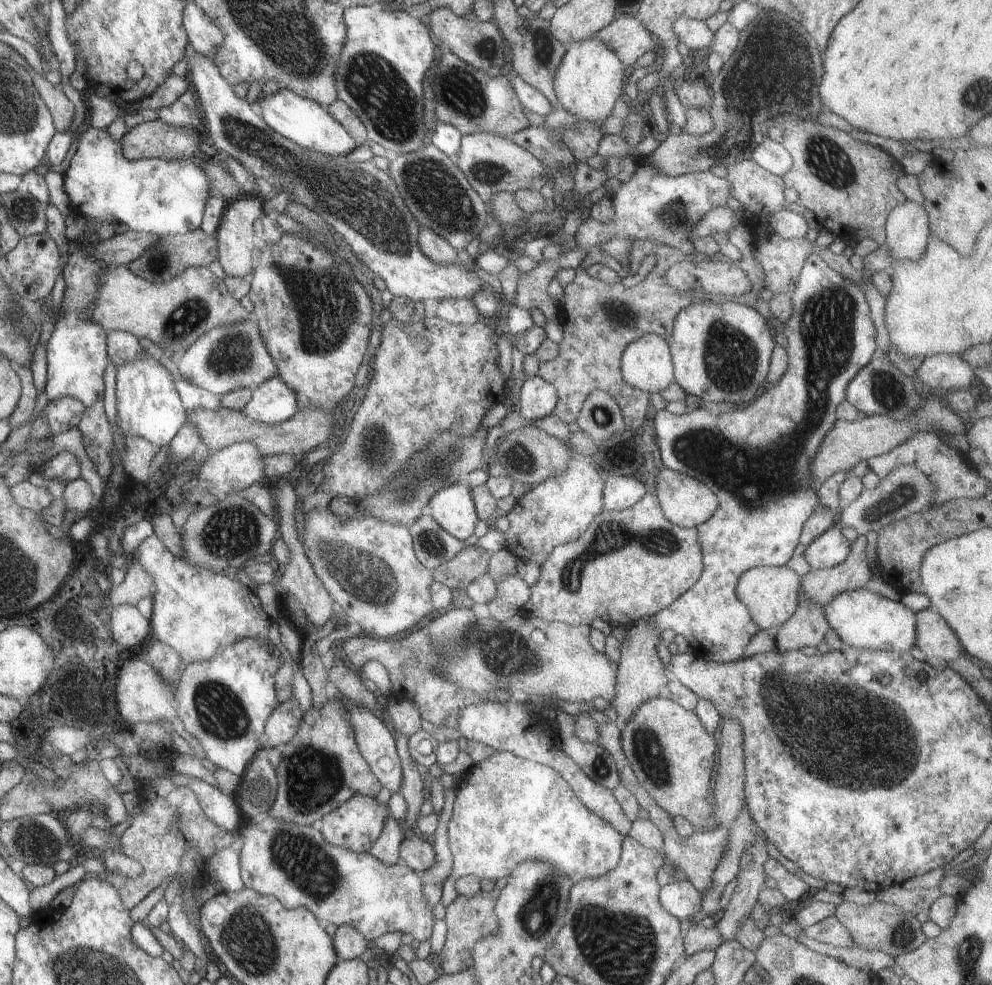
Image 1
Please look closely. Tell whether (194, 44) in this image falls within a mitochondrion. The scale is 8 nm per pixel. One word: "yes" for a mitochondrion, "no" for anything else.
no

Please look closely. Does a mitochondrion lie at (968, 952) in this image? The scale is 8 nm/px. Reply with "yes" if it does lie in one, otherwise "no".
yes

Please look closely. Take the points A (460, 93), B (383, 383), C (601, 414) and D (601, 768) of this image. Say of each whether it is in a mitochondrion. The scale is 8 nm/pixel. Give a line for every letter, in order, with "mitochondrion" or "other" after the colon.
A: mitochondrion
B: other
C: mitochondrion
D: mitochondrion

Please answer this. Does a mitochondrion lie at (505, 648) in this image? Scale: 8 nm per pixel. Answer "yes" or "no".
yes

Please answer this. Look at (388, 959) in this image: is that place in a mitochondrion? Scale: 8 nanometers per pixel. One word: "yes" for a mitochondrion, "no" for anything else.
no

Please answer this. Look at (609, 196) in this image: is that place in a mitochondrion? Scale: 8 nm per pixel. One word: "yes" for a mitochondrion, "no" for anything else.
no

